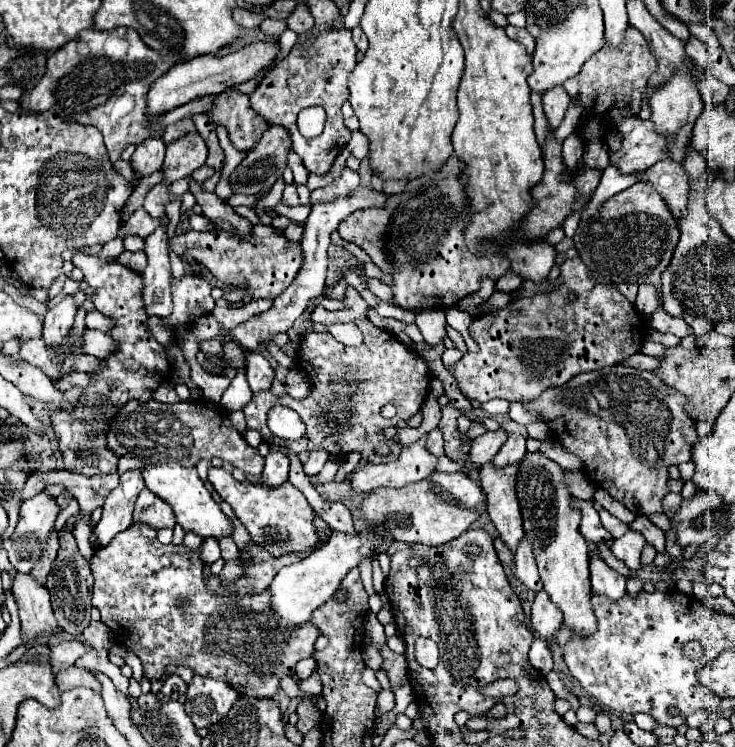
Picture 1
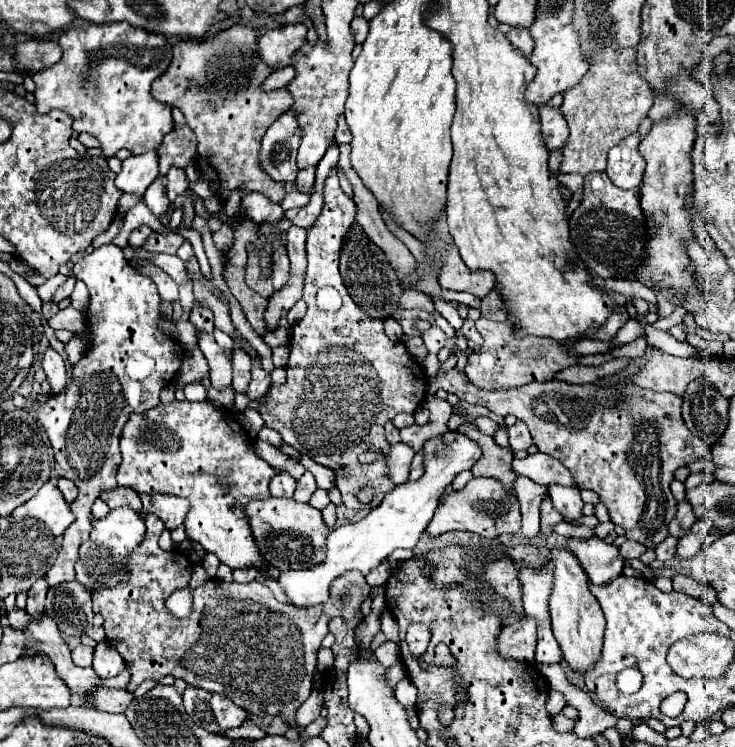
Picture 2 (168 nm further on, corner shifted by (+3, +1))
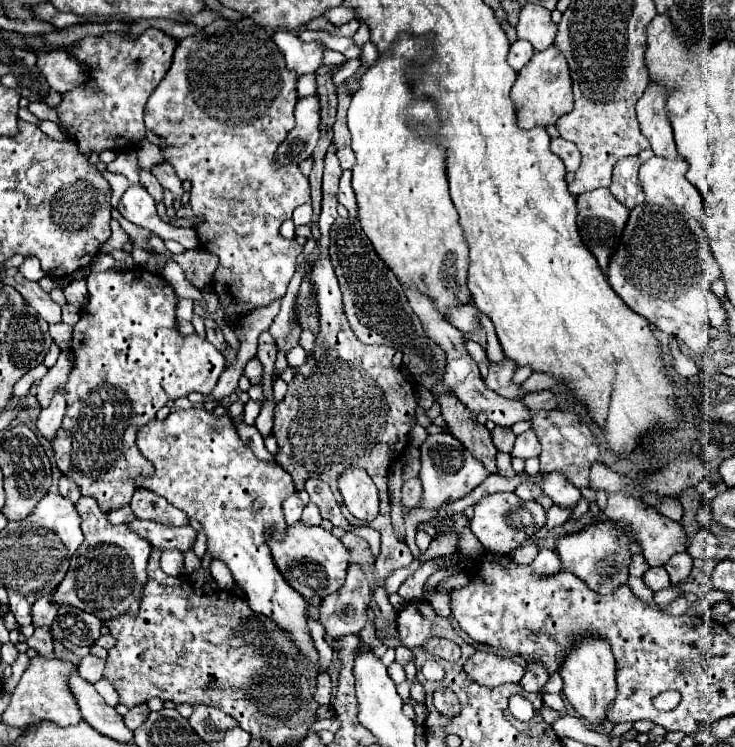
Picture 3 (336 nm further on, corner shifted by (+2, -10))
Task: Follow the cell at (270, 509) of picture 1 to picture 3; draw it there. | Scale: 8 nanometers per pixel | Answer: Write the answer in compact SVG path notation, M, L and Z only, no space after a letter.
M302 521L288 525L284 531L284 539L274 539L274 533L268 531L268 547L272 551L272 559L286 579L286 583L296 589L300 595L320 595L322 599L344 583L346 567L348 567L348 551L340 543L338 537L334 537L330 531L322 529L320 525L306 525Z

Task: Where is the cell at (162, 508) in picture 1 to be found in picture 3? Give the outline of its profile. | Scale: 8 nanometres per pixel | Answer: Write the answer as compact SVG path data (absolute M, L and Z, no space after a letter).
M136 491L130 501L132 513L138 519L152 519L164 525L186 525L188 515L174 505L170 505L164 497L152 495L152 491Z

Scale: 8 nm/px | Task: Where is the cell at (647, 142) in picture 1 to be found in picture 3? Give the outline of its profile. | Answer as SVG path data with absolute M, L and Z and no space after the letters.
M630 155L624 157L616 163L614 173L612 173L612 185L610 191L612 195L624 203L628 209L634 209L644 201L644 191L638 181L638 169L640 169L640 157Z

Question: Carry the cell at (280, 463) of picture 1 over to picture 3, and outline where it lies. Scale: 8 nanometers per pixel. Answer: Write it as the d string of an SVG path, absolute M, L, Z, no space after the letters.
M294 493L294 495L290 495L290 497L284 499L282 509L284 509L284 519L286 519L286 523L292 525L292 523L296 523L296 521L300 519L300 513L302 513L302 509L304 509L304 503L302 503L302 501L298 499L298 495Z

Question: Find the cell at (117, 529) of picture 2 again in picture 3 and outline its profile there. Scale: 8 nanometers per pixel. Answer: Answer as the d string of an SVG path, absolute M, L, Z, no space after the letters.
M80 497L76 511L82 517L84 543L70 559L68 575L54 593L54 603L66 603L108 621L120 613L136 613L146 583L146 563L152 545L124 525L112 525L92 497Z

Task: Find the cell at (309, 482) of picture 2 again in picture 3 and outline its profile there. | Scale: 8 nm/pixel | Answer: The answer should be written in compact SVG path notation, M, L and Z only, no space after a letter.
M308 503L302 511L302 521L308 525L320 525L322 517L320 517L320 509L314 503Z

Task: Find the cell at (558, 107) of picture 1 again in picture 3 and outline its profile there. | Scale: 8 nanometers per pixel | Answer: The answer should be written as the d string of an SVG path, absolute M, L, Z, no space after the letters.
M556 137L556 139L552 139L550 149L552 149L552 153L556 153L564 161L566 171L576 171L576 167L580 165L580 151L574 143L570 143L562 137Z

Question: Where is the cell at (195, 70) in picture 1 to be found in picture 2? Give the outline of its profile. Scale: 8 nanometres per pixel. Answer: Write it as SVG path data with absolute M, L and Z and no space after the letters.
M285 24L273 30L267 30L259 38L259 56L273 68L291 66L295 52L307 42L305 24Z

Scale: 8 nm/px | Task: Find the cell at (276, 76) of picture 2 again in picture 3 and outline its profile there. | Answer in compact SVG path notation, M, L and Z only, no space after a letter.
M302 75L302 77L298 77L296 91L298 91L298 97L300 97L300 99L316 93L316 81L314 81L314 77L316 77L316 75Z

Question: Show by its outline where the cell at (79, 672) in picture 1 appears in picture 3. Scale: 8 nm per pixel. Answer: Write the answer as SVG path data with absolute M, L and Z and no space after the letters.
M140 703L138 707L128 709L128 713L124 715L124 723L126 723L126 727L128 727L130 731L134 731L136 727L140 727L140 723L144 723L144 719L148 717L148 713L150 713L150 709L146 707L146 703Z

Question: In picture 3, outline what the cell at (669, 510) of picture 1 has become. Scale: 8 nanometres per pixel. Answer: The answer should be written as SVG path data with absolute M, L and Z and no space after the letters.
M698 529L696 535L688 541L686 553L690 557L714 557L718 539L708 529Z

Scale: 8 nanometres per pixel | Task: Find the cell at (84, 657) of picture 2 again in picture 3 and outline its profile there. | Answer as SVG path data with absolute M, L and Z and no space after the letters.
M86 655L82 663L78 665L80 677L84 677L90 683L96 683L102 677L102 671L104 671L104 659L94 657L94 655Z

